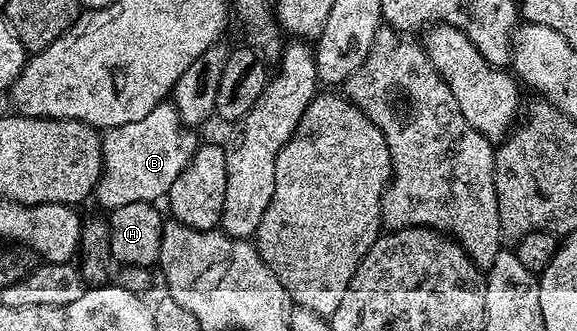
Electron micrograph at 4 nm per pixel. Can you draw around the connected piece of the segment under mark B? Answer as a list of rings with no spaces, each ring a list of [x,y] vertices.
[[[170,103],[154,107],[150,115],[137,119],[134,123],[122,123],[122,127],[114,127],[103,134],[100,146],[104,156],[104,171],[100,175],[100,182],[96,185],[95,200],[100,200],[108,211],[118,207],[126,207],[126,203],[138,203],[139,201],[150,201],[153,203],[167,198],[170,187],[178,175],[188,165],[189,159],[193,157],[198,148],[198,140],[189,126],[180,121],[178,111]]]

